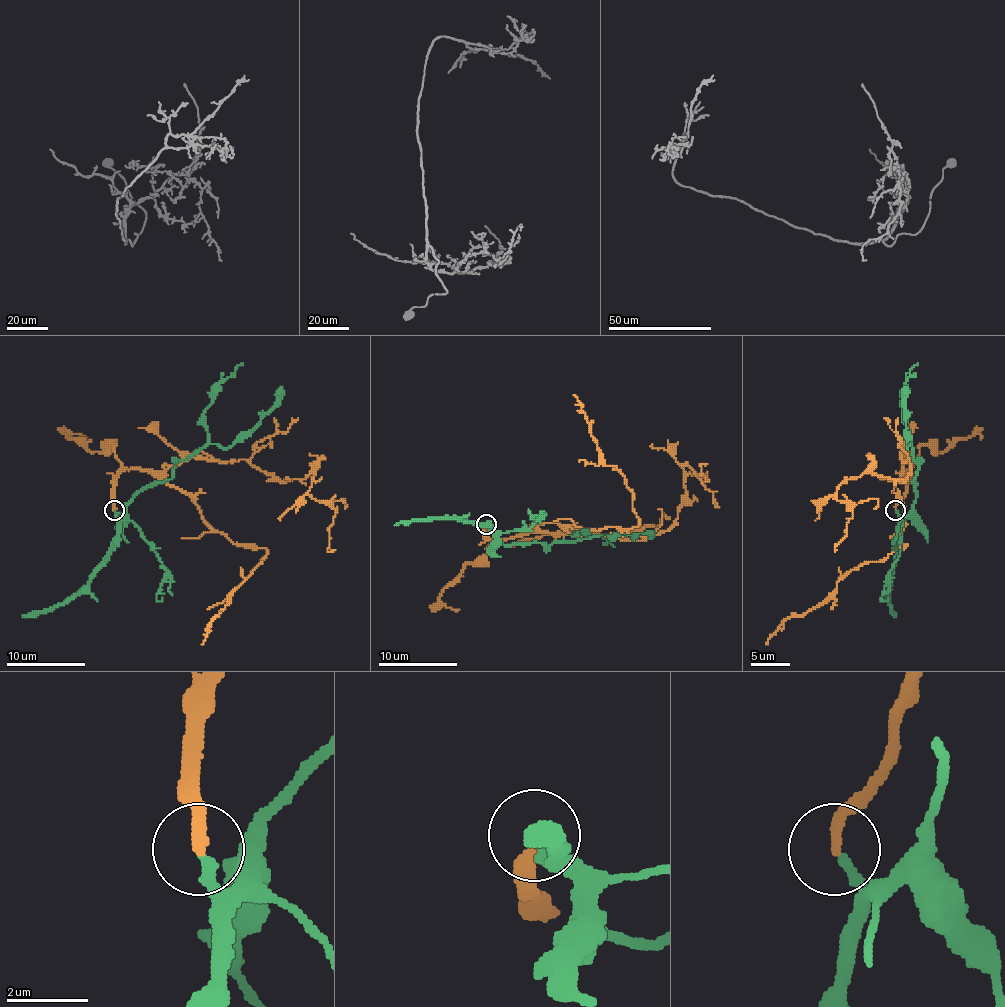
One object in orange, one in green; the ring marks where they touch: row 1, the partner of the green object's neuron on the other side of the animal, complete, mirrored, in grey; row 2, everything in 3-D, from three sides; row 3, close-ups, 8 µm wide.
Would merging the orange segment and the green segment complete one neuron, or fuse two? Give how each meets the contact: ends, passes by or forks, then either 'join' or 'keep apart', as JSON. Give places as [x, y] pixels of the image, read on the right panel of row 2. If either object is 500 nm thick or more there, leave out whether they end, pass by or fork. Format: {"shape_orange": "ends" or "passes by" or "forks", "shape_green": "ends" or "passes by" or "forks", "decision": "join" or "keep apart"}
{"shape_orange": "ends", "shape_green": "ends", "decision": "join"}

